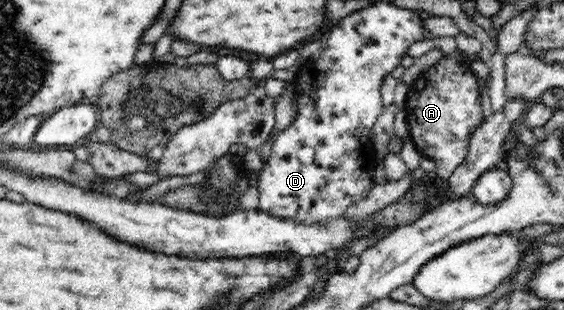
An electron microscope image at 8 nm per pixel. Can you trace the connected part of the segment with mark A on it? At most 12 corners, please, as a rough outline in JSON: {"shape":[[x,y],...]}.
{"shape":[[453,56],[408,84],[409,136],[447,180],[483,116]]}

